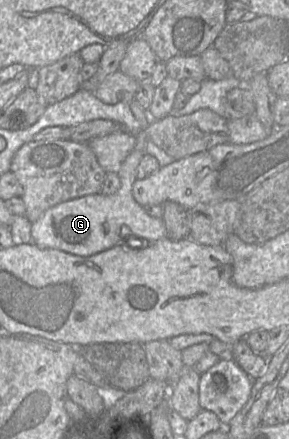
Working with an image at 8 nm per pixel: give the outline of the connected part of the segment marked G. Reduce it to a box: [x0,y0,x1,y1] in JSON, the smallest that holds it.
[31,99,167,256]

